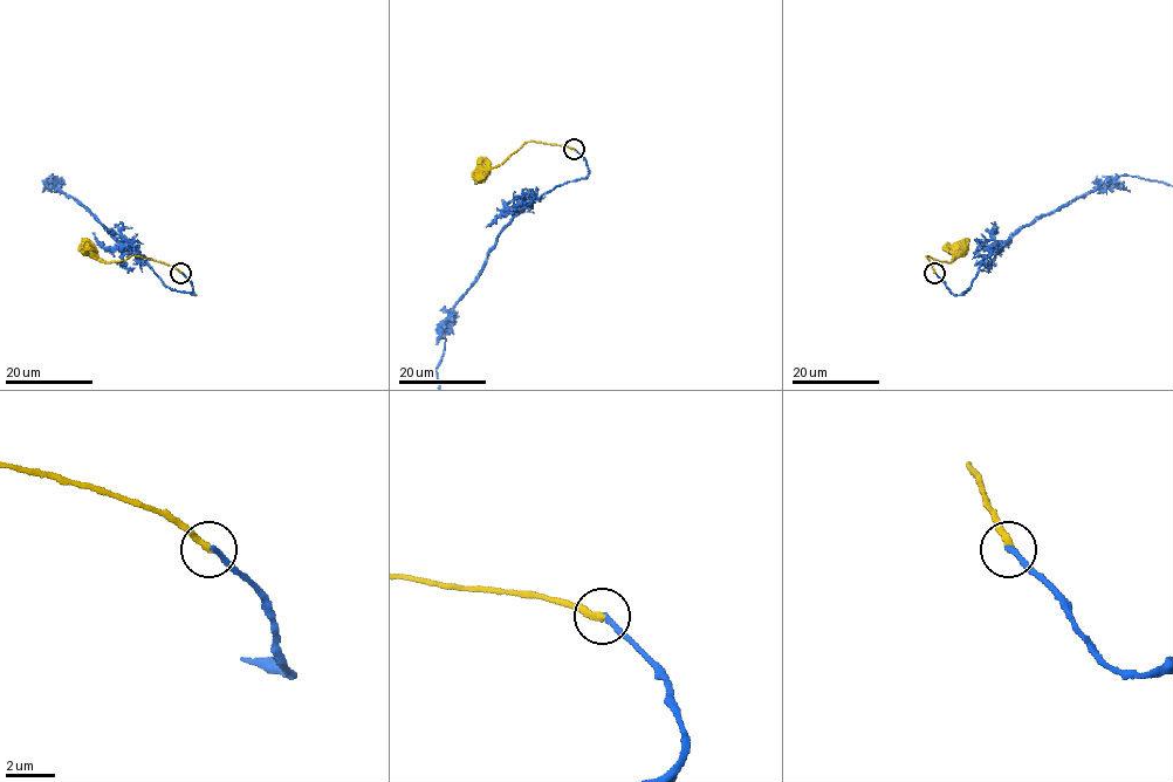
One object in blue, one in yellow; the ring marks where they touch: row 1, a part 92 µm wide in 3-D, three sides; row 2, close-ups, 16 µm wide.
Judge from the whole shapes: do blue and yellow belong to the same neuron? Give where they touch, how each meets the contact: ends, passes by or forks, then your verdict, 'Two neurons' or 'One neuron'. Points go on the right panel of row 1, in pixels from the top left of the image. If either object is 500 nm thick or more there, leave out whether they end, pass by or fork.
Place: (934, 273). At the ring blue ends. At the ring yellow ends. One neuron

